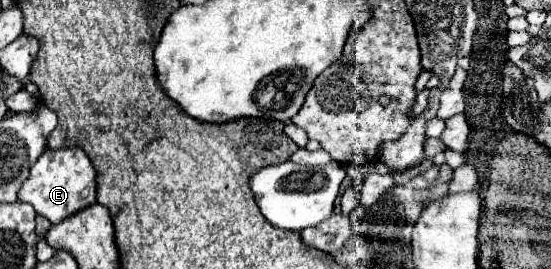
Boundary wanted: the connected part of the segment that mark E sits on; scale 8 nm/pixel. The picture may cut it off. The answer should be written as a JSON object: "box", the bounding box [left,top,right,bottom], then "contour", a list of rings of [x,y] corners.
{"box":[17,147,95,225],"contour":[[[65,147],[59,151],[45,151],[37,165],[33,165],[25,185],[19,189],[17,201],[29,203],[39,215],[49,219],[53,225],[65,221],[67,217],[83,211],[95,203],[95,169],[79,147]]]}

